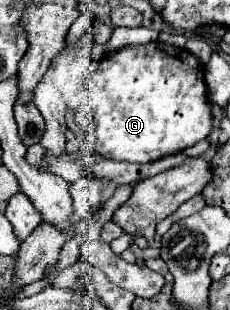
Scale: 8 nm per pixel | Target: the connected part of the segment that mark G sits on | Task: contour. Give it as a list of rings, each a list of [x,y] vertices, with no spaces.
[[[161,41],[107,53],[85,87],[97,129],[97,139],[91,147],[103,159],[151,163],[195,145],[209,137],[213,129],[201,61],[189,51]]]

